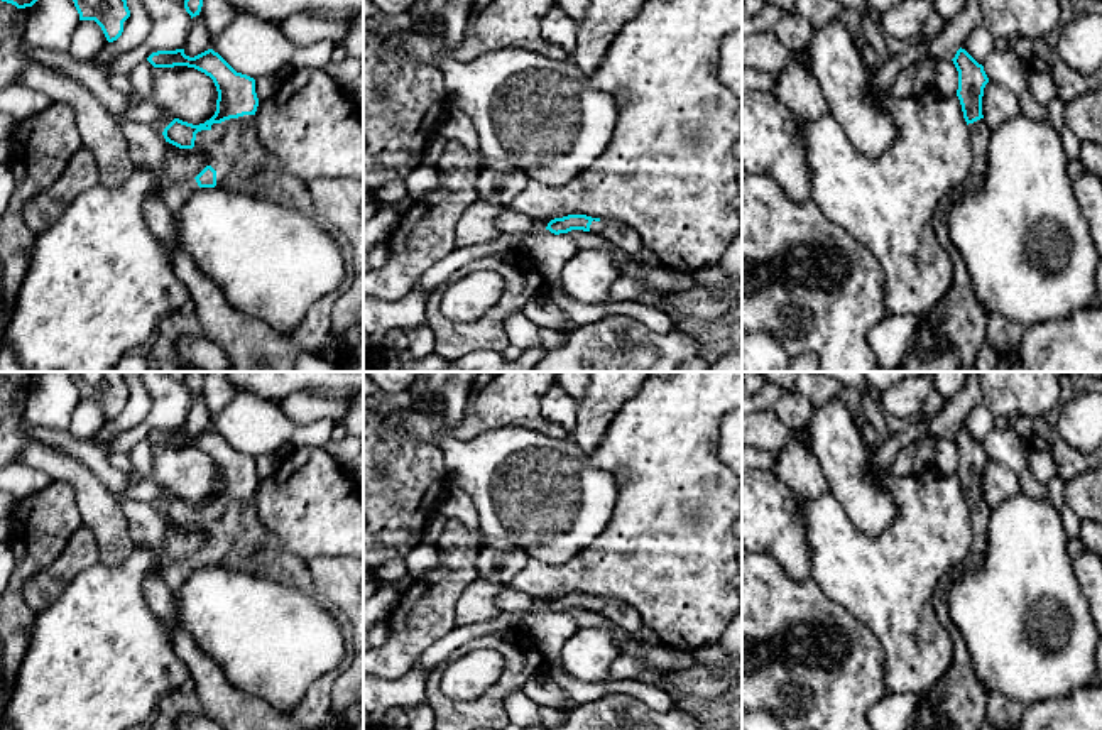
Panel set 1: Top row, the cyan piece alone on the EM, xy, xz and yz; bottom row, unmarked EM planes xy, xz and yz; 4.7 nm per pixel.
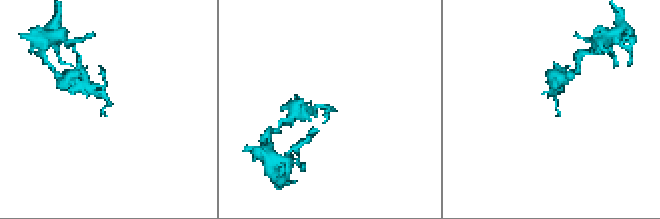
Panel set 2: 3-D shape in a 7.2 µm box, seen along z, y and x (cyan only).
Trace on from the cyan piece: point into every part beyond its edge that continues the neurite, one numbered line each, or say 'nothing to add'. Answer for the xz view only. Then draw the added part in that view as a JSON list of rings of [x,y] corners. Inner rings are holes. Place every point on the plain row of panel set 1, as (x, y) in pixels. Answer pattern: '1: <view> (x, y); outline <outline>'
1: xz (619, 612); outline [[[593,598],[590,603],[590,610],[603,615],[632,637],[642,640],[642,630],[646,625],[639,612],[632,605],[617,598]]]

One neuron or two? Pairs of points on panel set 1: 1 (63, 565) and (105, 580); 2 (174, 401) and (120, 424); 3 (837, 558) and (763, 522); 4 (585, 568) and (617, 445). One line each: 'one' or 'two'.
1: two
2: two
3: two
4: one

